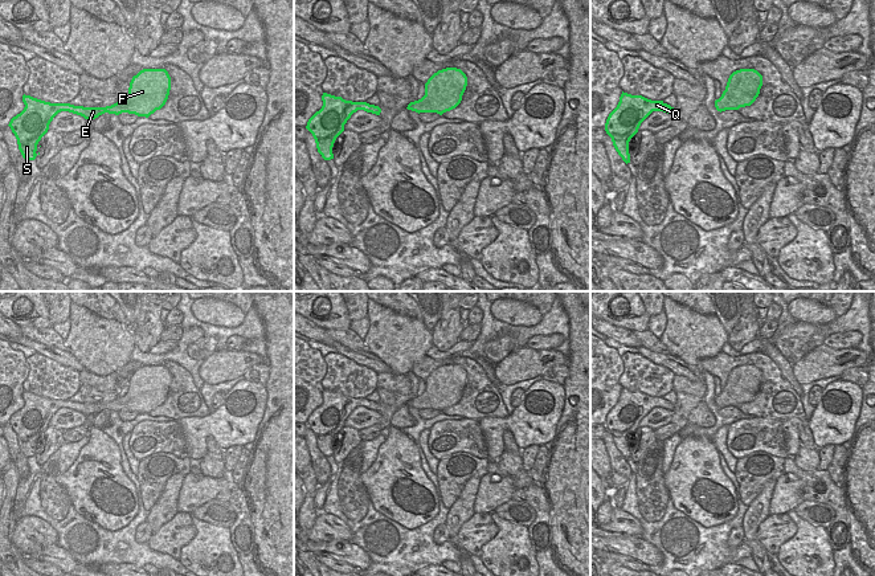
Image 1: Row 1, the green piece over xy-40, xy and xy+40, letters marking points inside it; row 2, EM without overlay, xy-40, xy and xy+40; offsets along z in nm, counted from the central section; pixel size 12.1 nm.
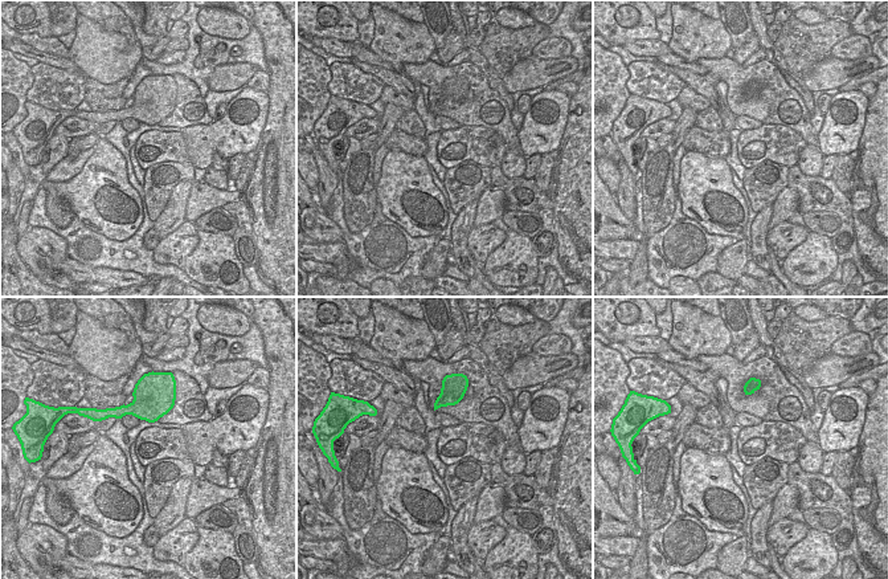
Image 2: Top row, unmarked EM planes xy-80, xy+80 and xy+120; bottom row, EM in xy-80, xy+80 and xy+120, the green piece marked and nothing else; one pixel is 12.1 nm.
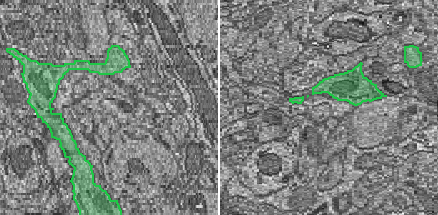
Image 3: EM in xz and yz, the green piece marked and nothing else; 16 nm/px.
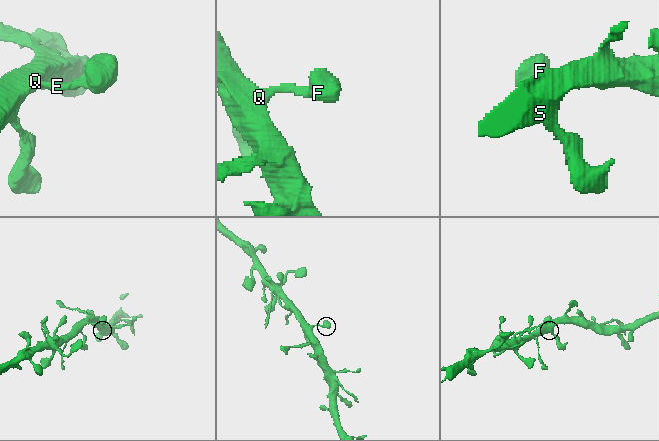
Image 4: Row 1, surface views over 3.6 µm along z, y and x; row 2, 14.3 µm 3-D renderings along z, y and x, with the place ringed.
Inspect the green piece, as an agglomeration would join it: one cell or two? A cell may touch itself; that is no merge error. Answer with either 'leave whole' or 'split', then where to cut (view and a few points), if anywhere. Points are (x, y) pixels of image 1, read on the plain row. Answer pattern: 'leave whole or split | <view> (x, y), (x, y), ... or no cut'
leave whole | no cut

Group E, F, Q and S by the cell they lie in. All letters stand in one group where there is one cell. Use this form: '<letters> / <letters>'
E F Q S

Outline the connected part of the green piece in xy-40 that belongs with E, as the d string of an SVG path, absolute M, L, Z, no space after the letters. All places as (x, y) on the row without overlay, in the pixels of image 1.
M143 365L132 373L128 392L123 397L106 404L50 400L24 391L25 404L11 416L8 422L17 436L23 454L26 458L34 457L40 452L40 449L36 449L37 441L48 429L50 418L58 409L69 408L85 416L95 416L105 409L115 412L128 409L148 414L165 401L169 387L171 373L165 365Z

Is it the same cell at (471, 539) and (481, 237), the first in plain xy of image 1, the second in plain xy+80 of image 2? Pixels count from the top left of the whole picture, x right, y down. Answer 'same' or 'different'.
same

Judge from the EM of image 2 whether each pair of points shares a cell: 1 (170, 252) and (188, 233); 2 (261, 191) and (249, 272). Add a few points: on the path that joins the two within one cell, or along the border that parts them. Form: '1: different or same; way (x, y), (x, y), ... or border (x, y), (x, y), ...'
1: same; way (174, 248), (184, 237)
2: different; border (253, 265), (257, 276), (264, 282)

